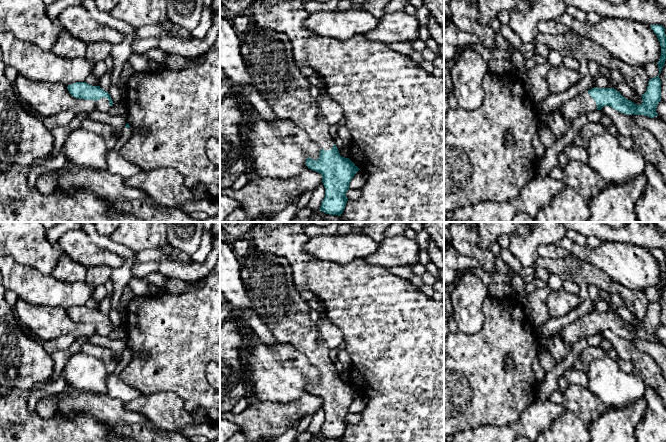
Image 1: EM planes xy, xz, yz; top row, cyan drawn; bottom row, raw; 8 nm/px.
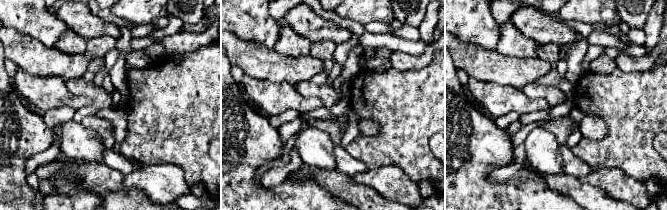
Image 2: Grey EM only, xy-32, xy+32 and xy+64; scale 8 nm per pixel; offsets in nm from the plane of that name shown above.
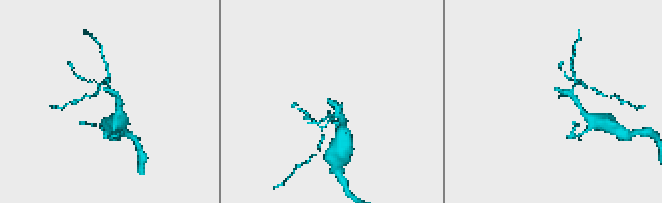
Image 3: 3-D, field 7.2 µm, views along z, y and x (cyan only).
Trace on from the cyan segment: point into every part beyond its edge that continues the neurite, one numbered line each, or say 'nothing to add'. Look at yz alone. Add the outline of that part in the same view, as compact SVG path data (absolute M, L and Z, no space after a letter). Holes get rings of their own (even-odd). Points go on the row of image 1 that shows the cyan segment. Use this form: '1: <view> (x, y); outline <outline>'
1: yz (583, 103); outline M584 92L560 107L559 113L565 120L573 122L579 115L587 115L596 110L597 105L595 100L588 94L588 92Z

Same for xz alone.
1: xz (268, 56); outline M251 26L248 32L241 35L240 53L251 76L252 85L274 111L277 118L292 122L296 128L305 132L320 150L332 149L334 139L329 132L330 125L319 118L317 103L309 95L311 84L295 64L289 38L269 29Z

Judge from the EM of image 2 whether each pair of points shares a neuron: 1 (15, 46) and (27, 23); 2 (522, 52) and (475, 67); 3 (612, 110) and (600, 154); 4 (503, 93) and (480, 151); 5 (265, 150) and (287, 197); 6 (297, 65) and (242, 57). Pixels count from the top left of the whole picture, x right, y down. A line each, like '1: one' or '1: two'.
1: two
2: two
3: one
4: two
5: one
6: one

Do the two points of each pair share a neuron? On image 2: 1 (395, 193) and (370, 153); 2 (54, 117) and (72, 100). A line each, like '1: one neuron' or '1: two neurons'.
1: two neurons
2: two neurons

